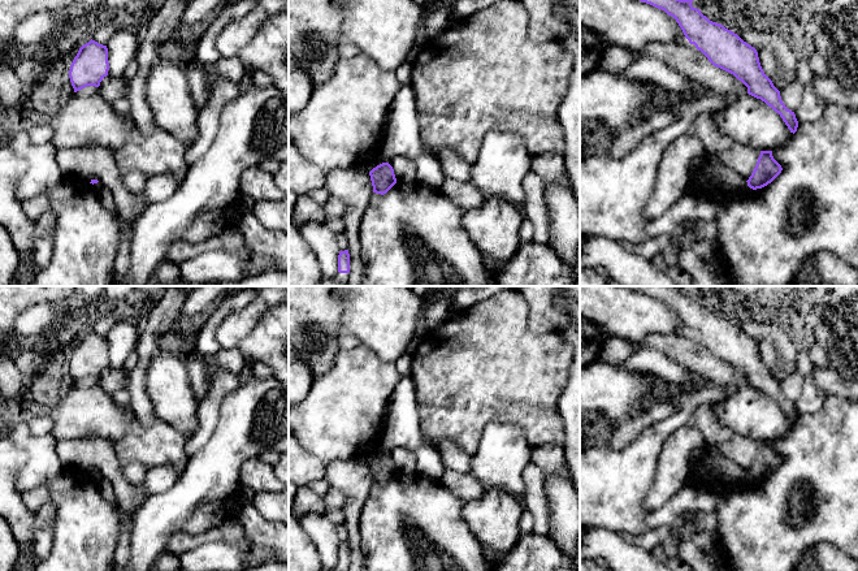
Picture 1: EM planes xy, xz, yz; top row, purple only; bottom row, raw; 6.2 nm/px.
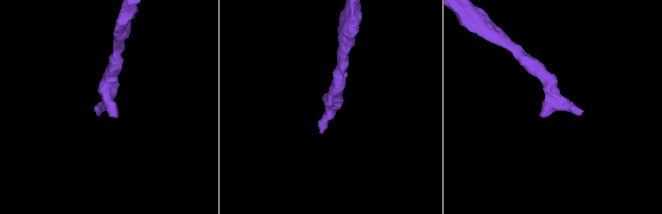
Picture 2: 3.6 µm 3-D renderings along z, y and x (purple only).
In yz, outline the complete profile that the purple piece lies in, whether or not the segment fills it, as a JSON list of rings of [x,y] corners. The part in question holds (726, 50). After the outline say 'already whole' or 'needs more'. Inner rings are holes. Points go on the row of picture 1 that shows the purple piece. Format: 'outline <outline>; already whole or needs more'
outline [[[693,0],[640,1],[673,17],[689,43],[694,44],[714,66],[733,74],[748,87],[749,95],[760,99],[780,114],[790,133],[797,131],[798,121],[794,112],[785,107],[780,91],[764,74],[754,47],[723,25],[710,21],[692,5]]]; already whole

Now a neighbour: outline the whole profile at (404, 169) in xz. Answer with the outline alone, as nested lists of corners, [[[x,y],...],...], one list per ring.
[[[378,153],[378,156],[374,159],[368,159],[361,163],[358,163],[355,168],[360,172],[369,173],[373,168],[376,168],[382,163],[389,163],[393,166],[396,182],[416,181],[416,164],[413,160],[408,157],[398,156],[398,157],[393,157],[391,160],[386,160]]]

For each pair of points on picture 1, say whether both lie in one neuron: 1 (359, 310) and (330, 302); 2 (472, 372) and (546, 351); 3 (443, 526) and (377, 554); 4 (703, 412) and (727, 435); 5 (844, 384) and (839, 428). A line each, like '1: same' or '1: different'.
1: different
2: same
3: same
4: same
5: different

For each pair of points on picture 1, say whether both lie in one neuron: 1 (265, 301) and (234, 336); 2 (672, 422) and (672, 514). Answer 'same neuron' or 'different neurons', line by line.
1: same neuron
2: different neurons

